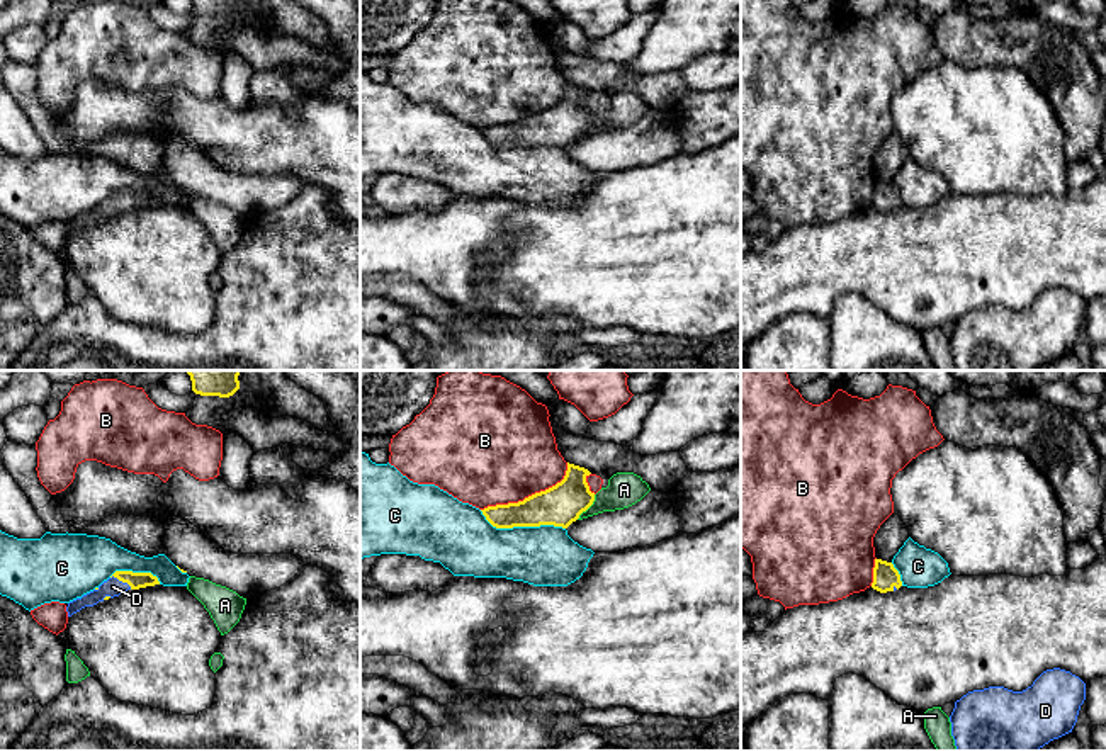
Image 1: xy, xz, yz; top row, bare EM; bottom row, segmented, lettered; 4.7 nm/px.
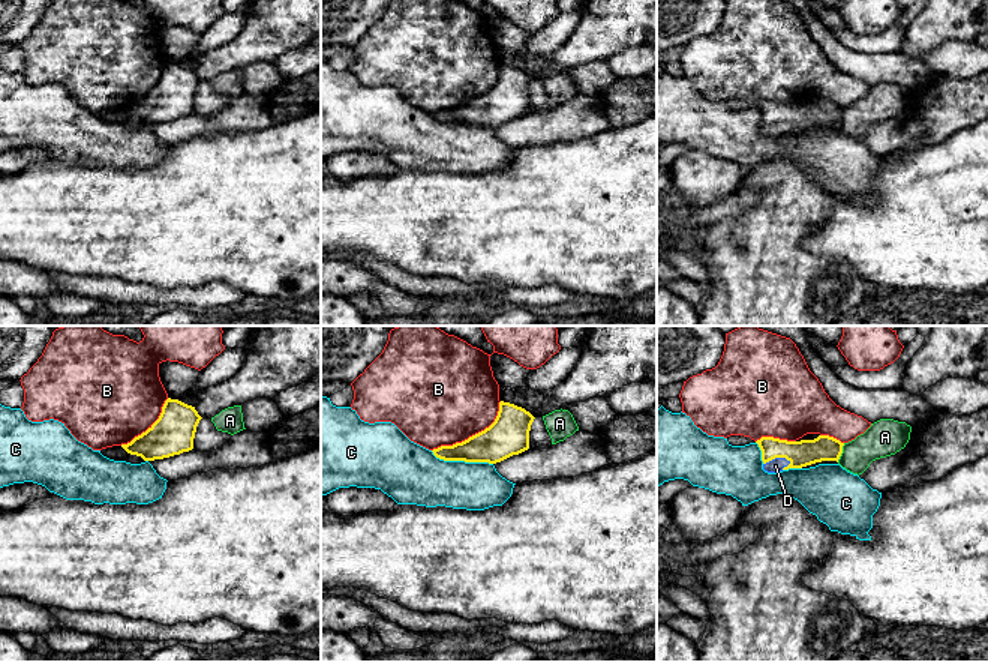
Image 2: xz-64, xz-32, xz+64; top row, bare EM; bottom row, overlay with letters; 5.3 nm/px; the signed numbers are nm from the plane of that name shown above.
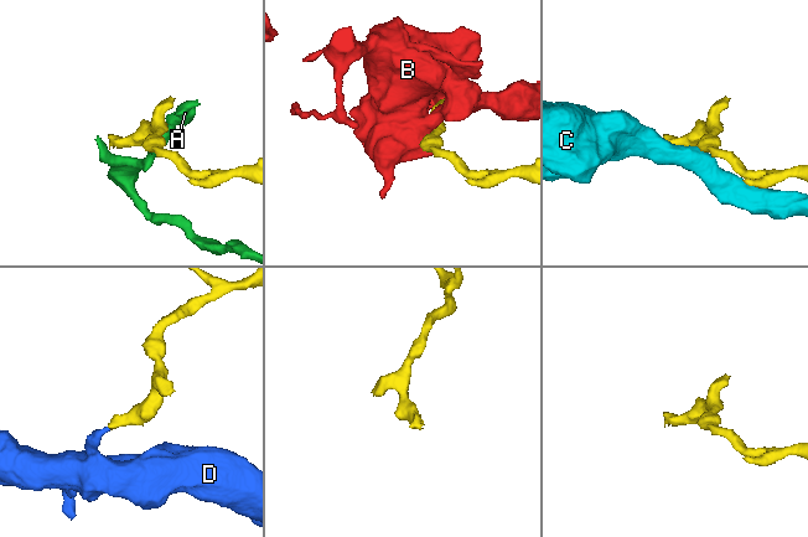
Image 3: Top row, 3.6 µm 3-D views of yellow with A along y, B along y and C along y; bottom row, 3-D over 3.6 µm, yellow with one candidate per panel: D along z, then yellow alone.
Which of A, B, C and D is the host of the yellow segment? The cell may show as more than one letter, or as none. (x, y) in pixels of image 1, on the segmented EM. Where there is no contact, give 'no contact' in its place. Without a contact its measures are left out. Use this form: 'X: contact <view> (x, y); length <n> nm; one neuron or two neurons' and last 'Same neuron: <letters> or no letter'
A: contact xz (588, 507); length 150 nm; two neurons
B: contact xz (529, 496); length 480 nm; two neurons
C: contact xz (522, 525); length 420 nm; two neurons
D: contact xy (121, 580); length 120 nm; one neuron
Same neuron: D

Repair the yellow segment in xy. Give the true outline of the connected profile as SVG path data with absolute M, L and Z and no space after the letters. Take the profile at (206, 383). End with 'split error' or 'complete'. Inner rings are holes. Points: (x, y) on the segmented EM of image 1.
M187 370L192 391L200 396L229 398L240 389L240 370Z | complete

